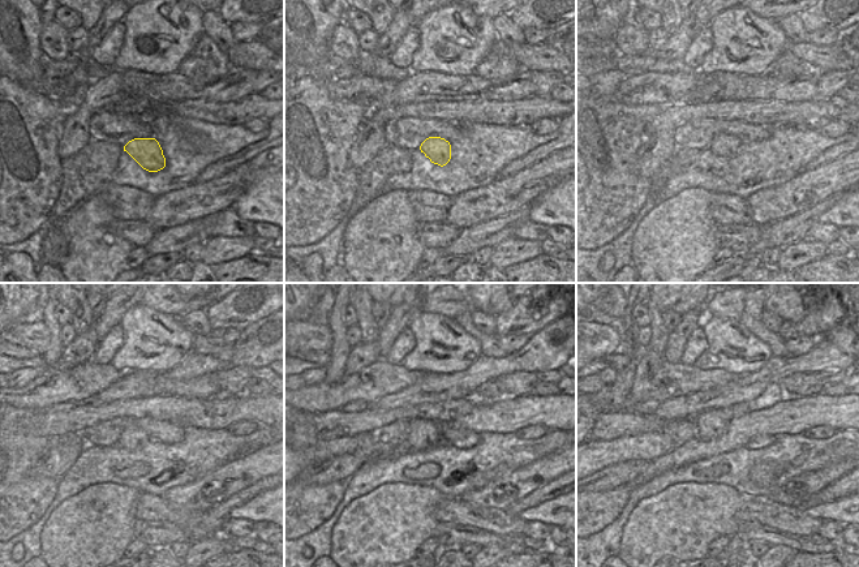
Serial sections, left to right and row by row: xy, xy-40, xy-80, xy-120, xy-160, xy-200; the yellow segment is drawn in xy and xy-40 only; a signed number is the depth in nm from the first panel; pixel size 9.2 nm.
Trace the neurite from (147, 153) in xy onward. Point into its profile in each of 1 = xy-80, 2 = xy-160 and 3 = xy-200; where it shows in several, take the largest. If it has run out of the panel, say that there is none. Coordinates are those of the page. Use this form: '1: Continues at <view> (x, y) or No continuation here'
1: Continues at xy-80 (726, 146)
2: Continues at xy-160 (422, 434)
3: Continues at xy-200 (711, 424).

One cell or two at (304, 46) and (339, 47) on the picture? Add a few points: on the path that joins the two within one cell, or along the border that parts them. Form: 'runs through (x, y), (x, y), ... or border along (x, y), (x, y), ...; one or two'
border along (340, 21), (333, 33), (330, 52); two

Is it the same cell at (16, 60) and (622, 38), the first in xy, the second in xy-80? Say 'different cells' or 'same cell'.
different cells

